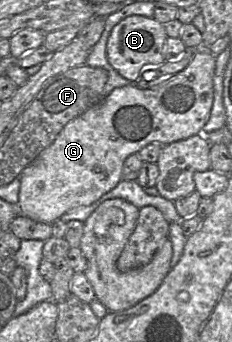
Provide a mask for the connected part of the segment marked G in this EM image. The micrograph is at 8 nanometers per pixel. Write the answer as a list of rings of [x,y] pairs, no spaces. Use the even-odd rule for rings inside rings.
[[[204,48],[188,50],[194,51],[190,63],[163,84],[152,89],[141,89],[135,83],[115,88],[98,104],[69,121],[53,143],[20,173],[21,215],[51,224],[68,211],[88,206],[115,188],[122,179],[126,158],[147,144],[166,145],[202,133],[213,105],[216,56]]]

